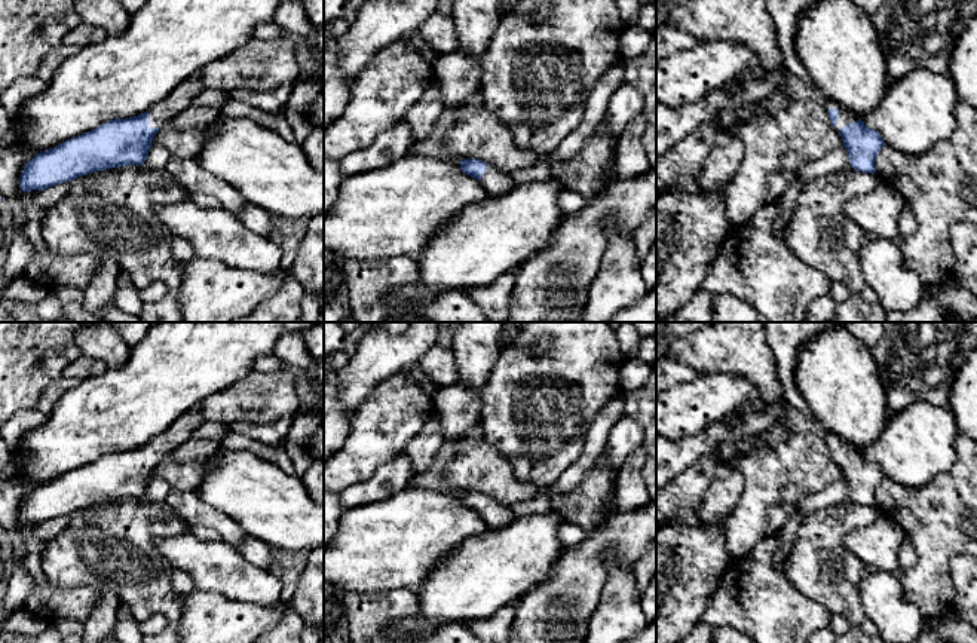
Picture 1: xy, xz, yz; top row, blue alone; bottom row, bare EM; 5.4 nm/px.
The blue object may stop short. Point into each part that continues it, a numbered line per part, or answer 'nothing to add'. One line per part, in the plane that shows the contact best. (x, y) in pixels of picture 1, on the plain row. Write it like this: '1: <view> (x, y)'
1: yz (845, 449)

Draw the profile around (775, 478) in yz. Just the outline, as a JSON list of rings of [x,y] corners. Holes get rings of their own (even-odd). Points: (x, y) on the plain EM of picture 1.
[[[796,432],[774,448],[742,456],[733,468],[744,475],[744,487],[725,521],[725,545],[731,558],[780,533],[800,497],[843,478],[826,438],[812,432]]]

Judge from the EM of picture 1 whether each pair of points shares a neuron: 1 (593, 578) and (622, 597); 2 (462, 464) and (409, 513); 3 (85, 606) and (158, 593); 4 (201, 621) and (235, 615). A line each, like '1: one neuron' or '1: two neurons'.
1: two neurons
2: two neurons
3: two neurons
4: one neuron

